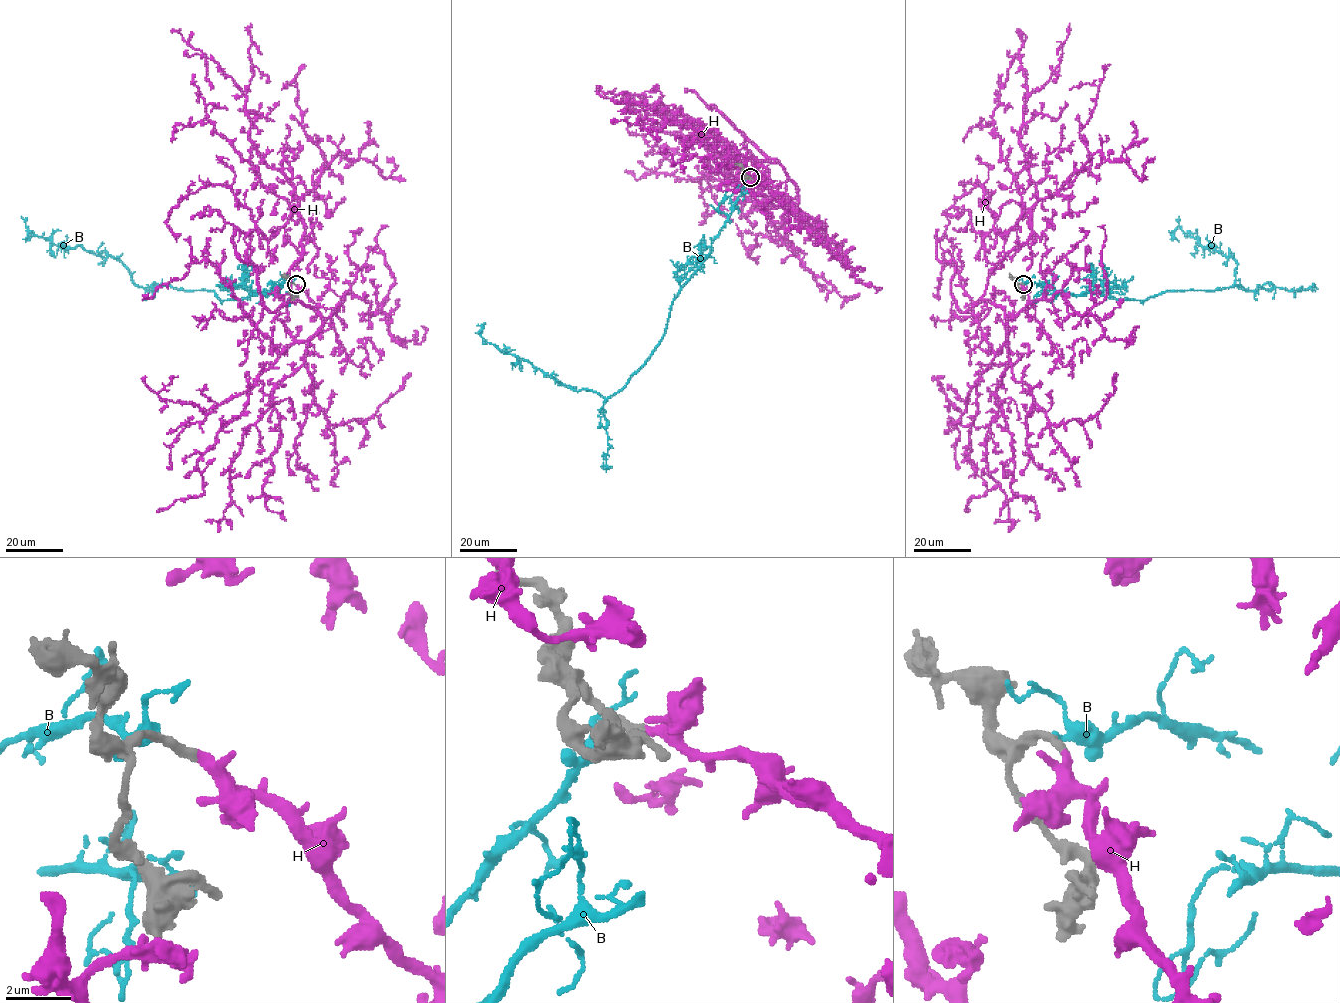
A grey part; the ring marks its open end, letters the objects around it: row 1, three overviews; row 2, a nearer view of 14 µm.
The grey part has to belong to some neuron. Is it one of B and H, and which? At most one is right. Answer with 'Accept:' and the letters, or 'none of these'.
Accept: H

